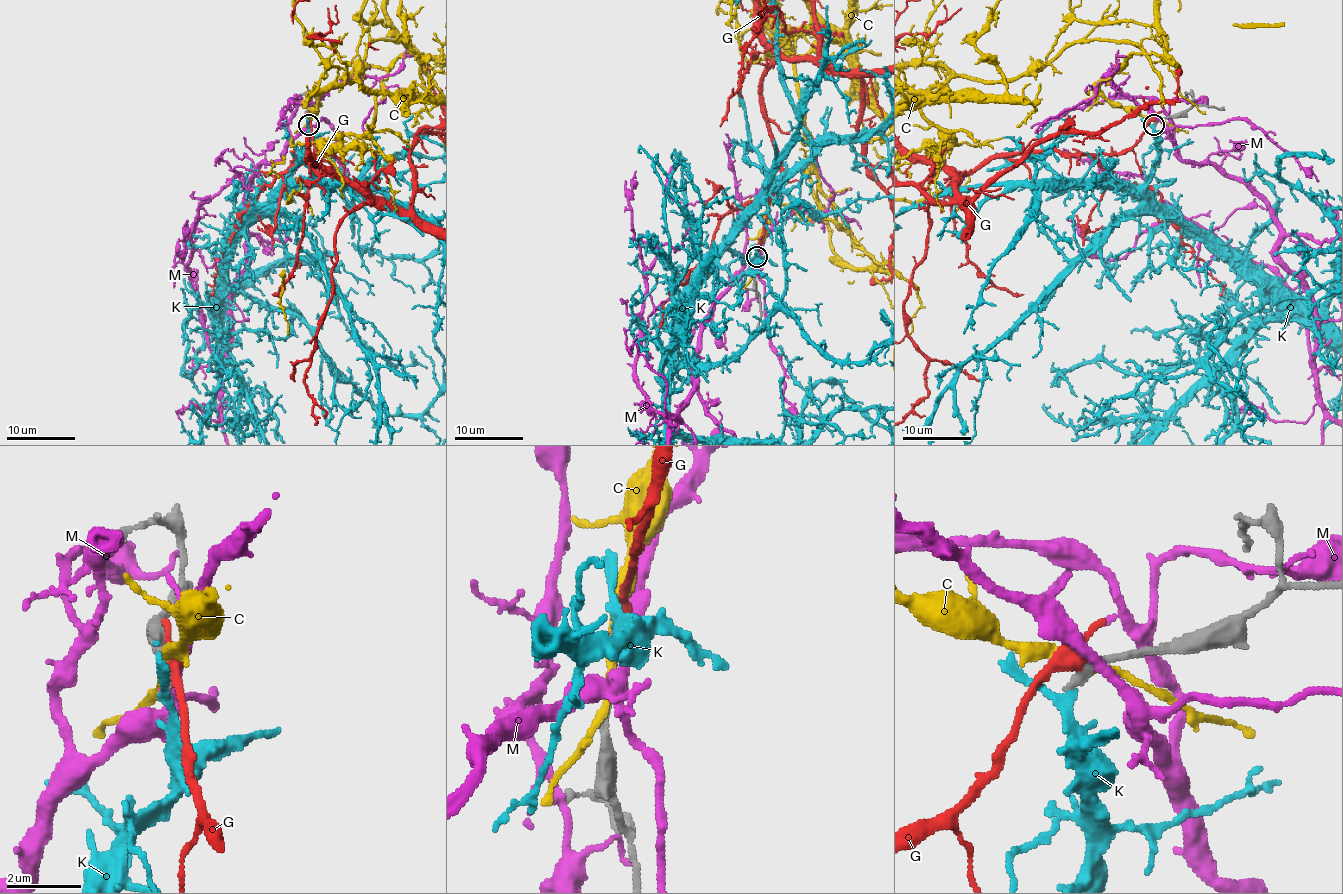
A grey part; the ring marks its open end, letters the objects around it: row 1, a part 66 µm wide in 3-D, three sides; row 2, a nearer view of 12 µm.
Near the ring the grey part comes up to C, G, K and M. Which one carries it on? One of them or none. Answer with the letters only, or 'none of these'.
K

